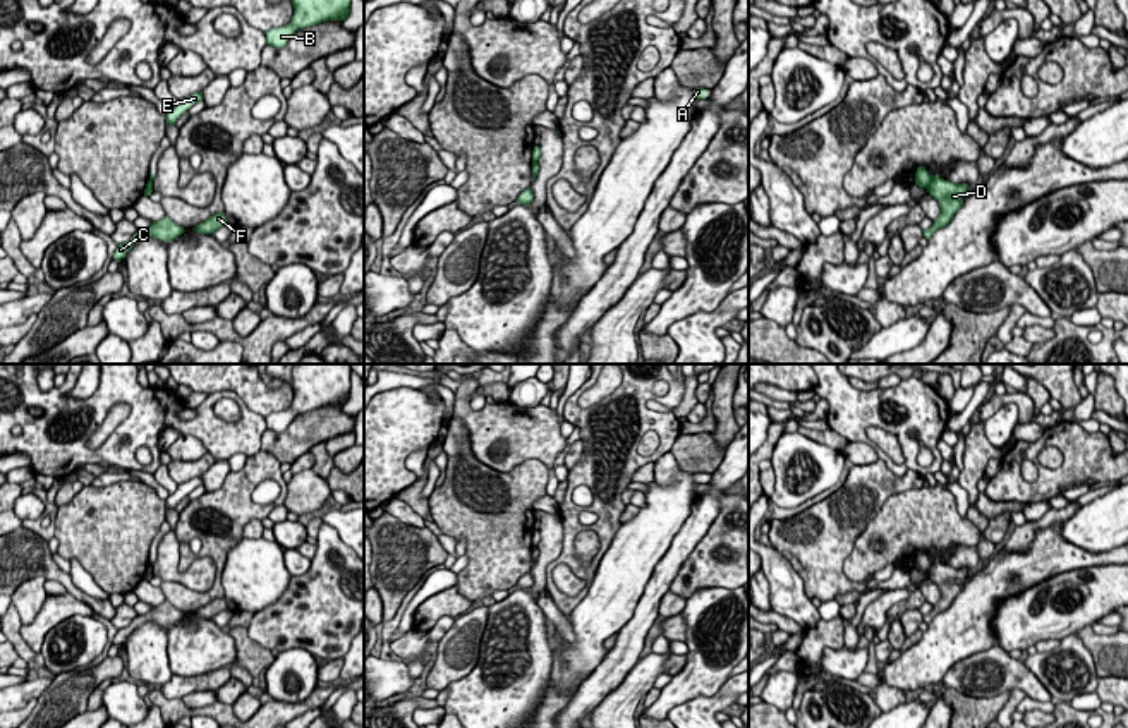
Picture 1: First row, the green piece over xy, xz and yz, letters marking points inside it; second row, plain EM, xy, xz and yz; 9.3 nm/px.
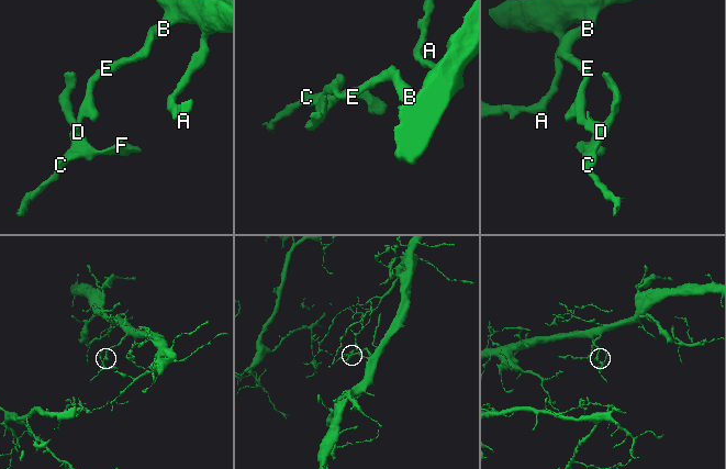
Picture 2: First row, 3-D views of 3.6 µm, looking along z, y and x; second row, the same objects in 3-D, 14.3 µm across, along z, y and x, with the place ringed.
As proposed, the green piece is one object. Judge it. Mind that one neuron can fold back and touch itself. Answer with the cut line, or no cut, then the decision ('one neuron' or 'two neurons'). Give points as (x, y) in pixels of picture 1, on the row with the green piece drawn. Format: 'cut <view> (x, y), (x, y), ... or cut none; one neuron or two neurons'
cut yz (931, 177), (926, 188); two neurons

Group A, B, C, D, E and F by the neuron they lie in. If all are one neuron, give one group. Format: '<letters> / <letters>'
A B E / C D F

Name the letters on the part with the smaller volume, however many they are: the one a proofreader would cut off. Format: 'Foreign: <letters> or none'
Foreign: C, D, F

